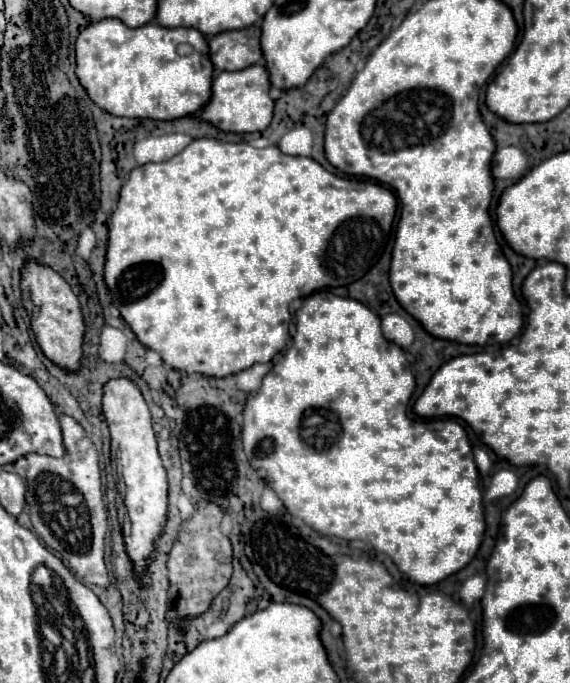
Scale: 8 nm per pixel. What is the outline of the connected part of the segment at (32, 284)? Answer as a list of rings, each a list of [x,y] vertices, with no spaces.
[[[28,262],[22,272],[22,304],[30,316],[32,332],[44,356],[66,372],[80,370],[82,360],[82,338],[84,338],[84,318],[78,298],[70,290],[68,282],[48,266],[38,266]]]

